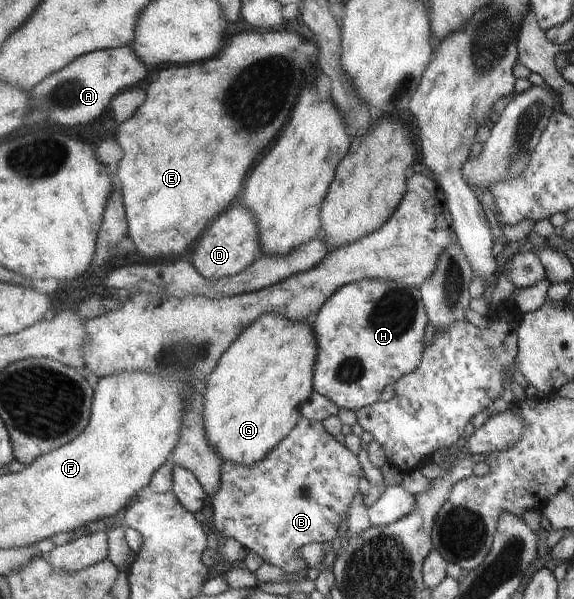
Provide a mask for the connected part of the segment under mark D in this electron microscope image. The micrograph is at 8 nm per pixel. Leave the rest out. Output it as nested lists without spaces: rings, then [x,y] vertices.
[[[242,205],[232,207],[207,227],[199,242],[190,249],[187,258],[206,279],[219,280],[235,276],[247,270],[260,255],[263,255],[259,237],[259,227],[252,211],[248,211]]]

